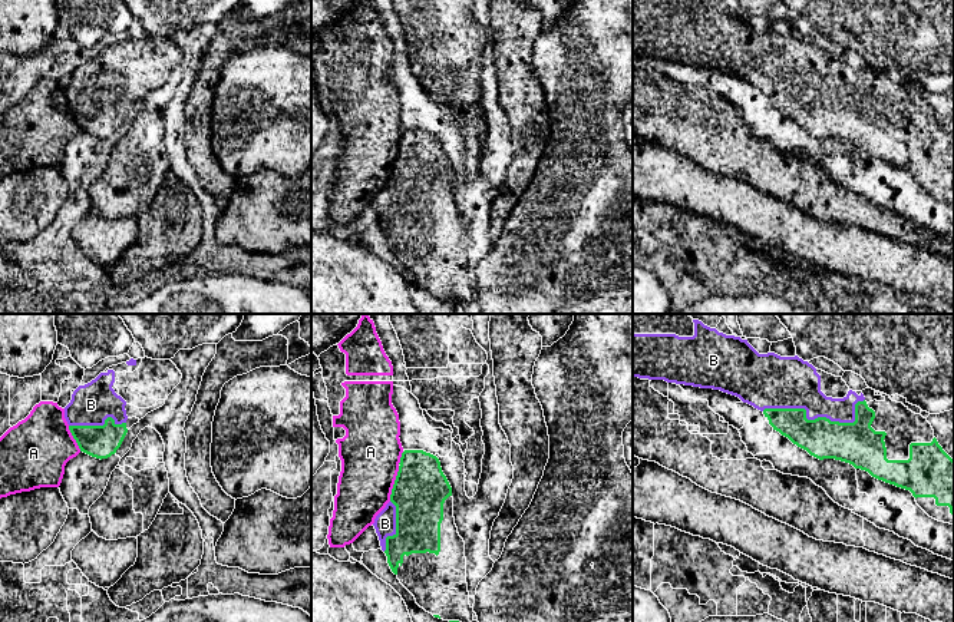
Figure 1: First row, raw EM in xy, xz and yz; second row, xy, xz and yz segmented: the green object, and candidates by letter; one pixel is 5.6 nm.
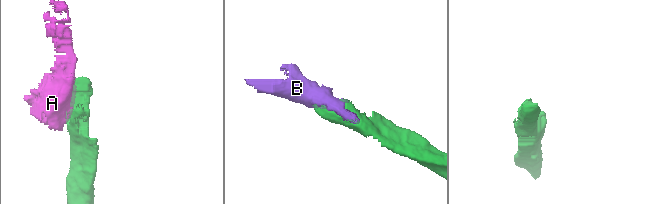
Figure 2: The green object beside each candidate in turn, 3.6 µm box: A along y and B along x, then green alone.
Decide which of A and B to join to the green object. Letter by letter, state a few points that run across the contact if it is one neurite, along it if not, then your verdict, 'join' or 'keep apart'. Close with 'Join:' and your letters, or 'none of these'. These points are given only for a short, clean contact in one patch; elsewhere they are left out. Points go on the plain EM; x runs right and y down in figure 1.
A: keep apart
B: join
Join: B

